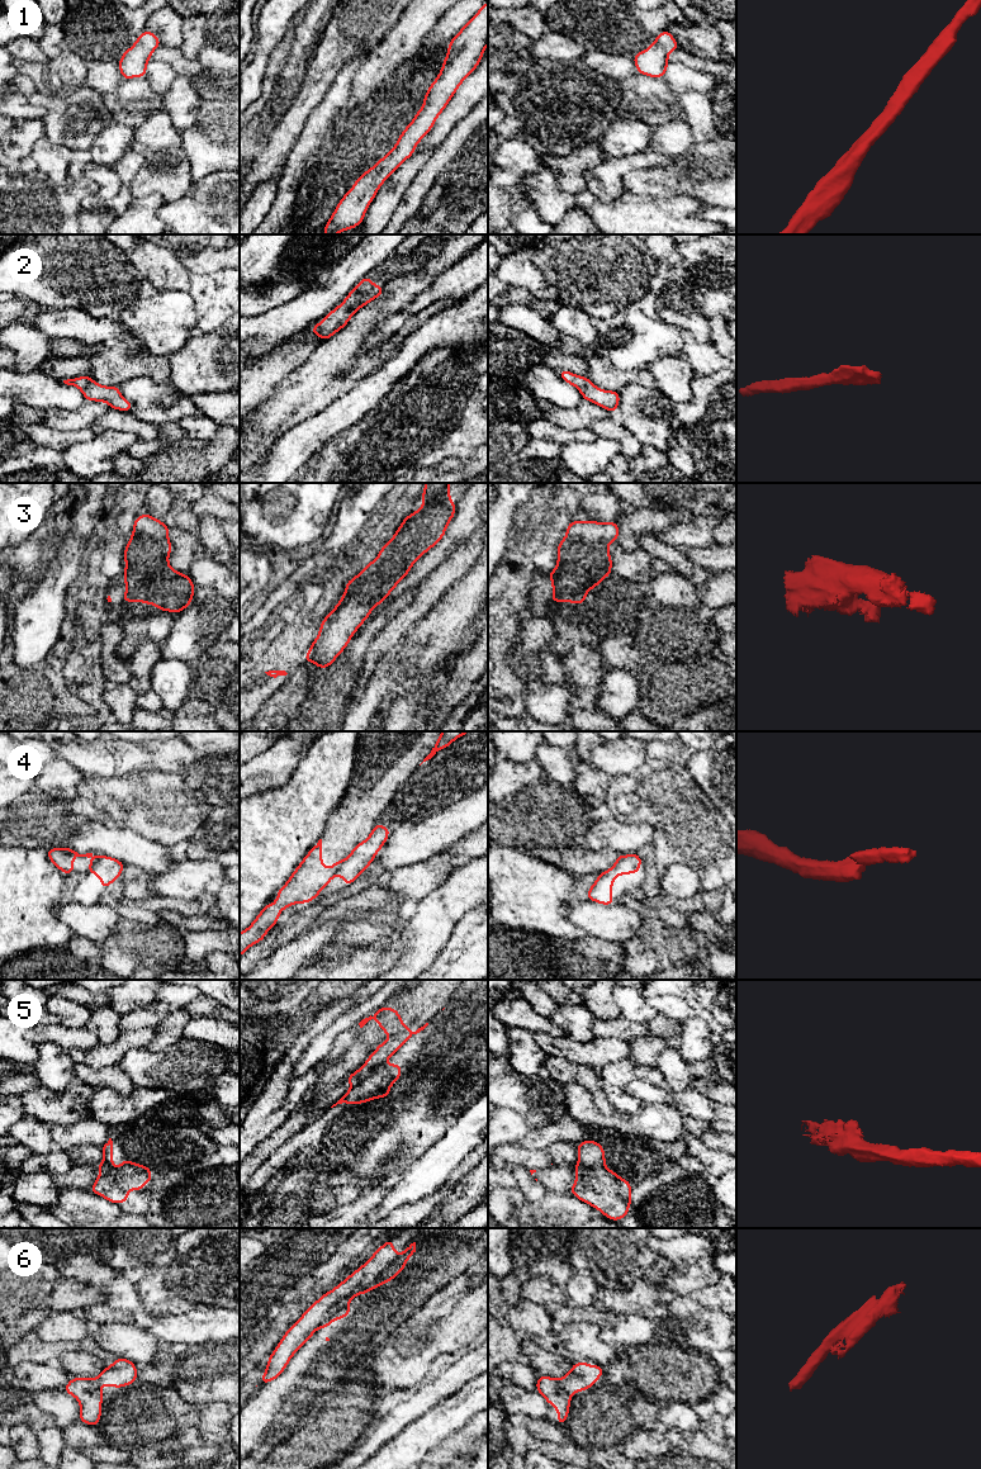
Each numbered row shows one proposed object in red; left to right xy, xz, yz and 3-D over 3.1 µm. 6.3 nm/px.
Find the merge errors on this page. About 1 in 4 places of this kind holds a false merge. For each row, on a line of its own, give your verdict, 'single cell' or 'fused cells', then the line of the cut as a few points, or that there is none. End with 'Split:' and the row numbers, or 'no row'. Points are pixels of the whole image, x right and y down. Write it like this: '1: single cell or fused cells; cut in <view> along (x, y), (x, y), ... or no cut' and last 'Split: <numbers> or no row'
1: single cell; no cut
2: single cell; no cut
3: single cell; no cut
4: fused cells; cut in xz along (342, 861), (335, 875)
5: fused cells; cut in xz along (383, 1062), (351, 1086)
6: fused cells; cut in xz along (397, 1257), (359, 1293)
Split: 4, 5, 6

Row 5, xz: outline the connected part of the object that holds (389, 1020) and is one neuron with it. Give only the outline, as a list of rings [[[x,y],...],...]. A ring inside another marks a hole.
[[[382,1006],[374,1011],[369,1018],[362,1019],[359,1025],[362,1028],[369,1020],[374,1019],[380,1029],[388,1034],[388,1041],[380,1043],[376,1049],[369,1056],[366,1062],[355,1072],[352,1072],[346,1081],[355,1085],[360,1079],[366,1077],[375,1067],[384,1063],[392,1055],[394,1055],[408,1039],[423,1030],[428,1023],[412,1032],[407,1025],[403,1024],[401,1015],[393,1006],[387,1009]]]

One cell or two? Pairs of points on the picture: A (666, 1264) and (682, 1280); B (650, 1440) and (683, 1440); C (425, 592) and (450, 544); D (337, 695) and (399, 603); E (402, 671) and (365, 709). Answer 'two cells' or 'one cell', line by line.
A: one cell
B: two cells
C: two cells
D: one cell
E: one cell

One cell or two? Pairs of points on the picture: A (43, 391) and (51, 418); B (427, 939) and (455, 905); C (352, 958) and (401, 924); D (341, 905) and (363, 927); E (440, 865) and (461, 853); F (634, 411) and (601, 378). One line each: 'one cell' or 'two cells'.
A: two cells
B: one cell
C: one cell
D: one cell
E: one cell
F: two cells

